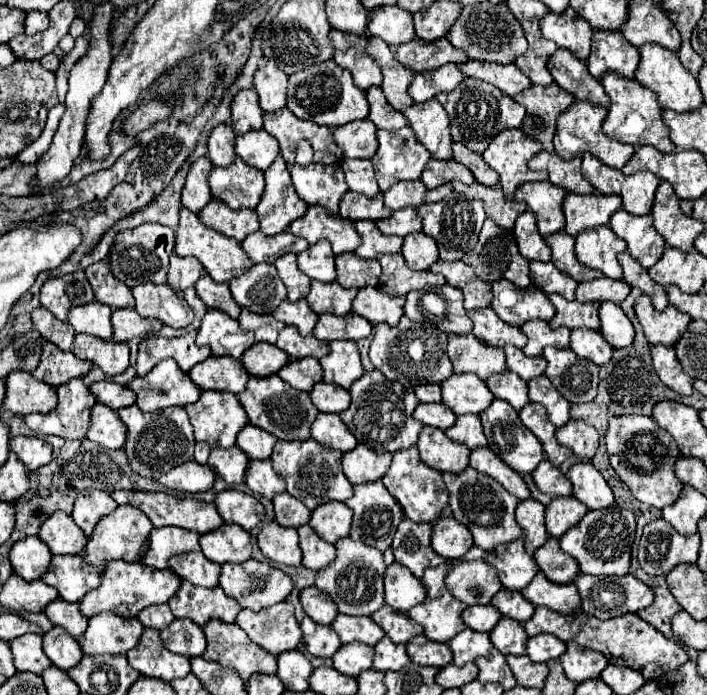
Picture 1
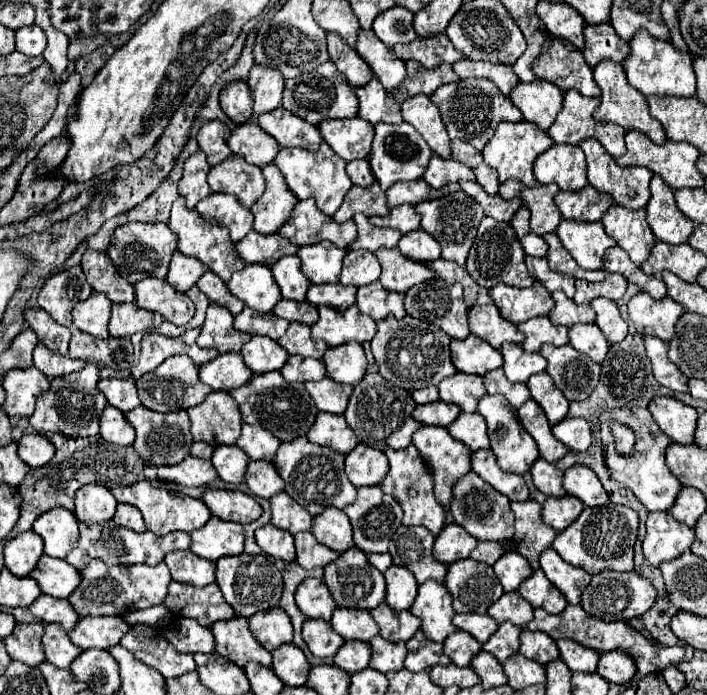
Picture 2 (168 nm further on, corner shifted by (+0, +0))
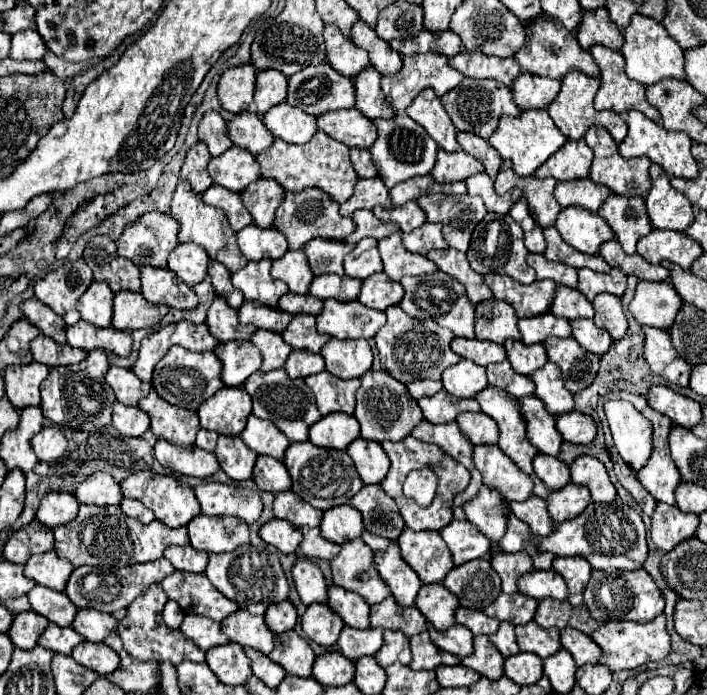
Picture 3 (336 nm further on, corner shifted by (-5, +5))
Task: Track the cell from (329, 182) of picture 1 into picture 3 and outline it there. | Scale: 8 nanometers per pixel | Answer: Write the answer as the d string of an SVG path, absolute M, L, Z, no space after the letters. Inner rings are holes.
M320 130L312 136L310 142L306 142L302 146L288 144L288 142L276 138L270 148L266 148L264 152L260 152L260 156L256 156L256 162L260 164L262 178L276 180L284 190L298 192L308 186L316 186L316 188L328 192L332 196L332 200L338 204L346 202L352 196L352 190L358 182L358 176L350 164L348 146L340 144L338 140L330 138L328 134L324 134Z

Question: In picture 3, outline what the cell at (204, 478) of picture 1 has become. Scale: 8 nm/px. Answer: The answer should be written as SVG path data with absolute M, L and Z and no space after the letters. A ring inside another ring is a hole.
M160 438L158 444L154 446L154 454L162 466L166 466L174 472L186 474L186 476L208 478L220 470L216 456L212 452L200 450L198 446L180 448L180 446L172 446L172 442L164 442Z

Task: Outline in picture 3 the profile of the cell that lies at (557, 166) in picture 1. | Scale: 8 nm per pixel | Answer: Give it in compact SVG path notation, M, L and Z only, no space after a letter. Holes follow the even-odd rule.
M568 140L540 170L536 170L536 178L556 178L556 180L574 180L586 178L592 164L592 150L584 140Z

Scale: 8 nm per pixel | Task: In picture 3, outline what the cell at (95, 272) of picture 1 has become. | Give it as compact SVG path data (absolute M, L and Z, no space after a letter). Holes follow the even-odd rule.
M94 236L84 248L84 262L94 272L94 280L106 282L112 292L140 290L140 270L136 264L118 256L110 236Z

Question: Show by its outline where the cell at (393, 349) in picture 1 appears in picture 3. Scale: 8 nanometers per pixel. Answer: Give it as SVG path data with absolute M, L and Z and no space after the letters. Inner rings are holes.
M390 306L384 310L384 314L386 314L386 326L374 338L376 348L384 370L402 384L424 378L440 380L444 368L460 362L460 356L456 356L450 350L450 340L454 338L454 334L448 328L442 328L430 320L412 318L400 306Z

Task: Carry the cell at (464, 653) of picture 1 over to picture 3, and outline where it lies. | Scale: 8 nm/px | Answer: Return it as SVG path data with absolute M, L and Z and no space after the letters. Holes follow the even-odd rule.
M428 622L428 634L432 636L432 642L446 652L452 652L460 658L472 654L472 632L460 624L452 624L448 630L440 632L440 630L432 630L432 624Z

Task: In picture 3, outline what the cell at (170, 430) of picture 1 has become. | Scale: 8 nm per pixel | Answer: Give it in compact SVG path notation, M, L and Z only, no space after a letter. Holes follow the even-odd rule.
M154 388L150 390L150 394L146 398L140 400L138 406L144 412L148 412L148 416L152 418L150 428L158 438L164 438L180 448L194 444L196 434L200 430L196 412L184 410L184 408L178 408L178 406L172 406L172 404L160 400L160 396L156 394Z

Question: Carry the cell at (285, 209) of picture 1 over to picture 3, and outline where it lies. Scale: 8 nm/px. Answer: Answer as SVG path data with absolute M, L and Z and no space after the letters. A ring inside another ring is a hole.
M258 178L246 190L240 192L244 206L260 228L270 228L274 224L274 212L284 198L284 188L274 180Z

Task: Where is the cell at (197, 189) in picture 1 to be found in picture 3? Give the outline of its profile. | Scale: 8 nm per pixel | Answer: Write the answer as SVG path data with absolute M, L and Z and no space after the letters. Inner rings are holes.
M204 142L194 144L186 152L186 158L184 158L184 164L182 164L182 170L180 170L180 178L188 180L196 194L204 194L212 186L212 178L206 170L208 162L210 162L210 152L204 146Z

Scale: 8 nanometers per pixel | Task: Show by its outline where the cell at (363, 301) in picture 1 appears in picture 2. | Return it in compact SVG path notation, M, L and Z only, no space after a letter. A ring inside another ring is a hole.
M377 283L359 287L357 291L357 307L361 313L373 317L375 321L387 319L387 317L395 317L395 319L403 319L405 317L405 307L403 307L403 293L393 293L393 291L385 291L383 287L379 287Z

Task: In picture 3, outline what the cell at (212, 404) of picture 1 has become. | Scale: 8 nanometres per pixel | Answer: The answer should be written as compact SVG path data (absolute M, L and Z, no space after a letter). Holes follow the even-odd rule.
M222 388L198 408L200 426L224 436L238 436L252 412L252 400L244 388Z

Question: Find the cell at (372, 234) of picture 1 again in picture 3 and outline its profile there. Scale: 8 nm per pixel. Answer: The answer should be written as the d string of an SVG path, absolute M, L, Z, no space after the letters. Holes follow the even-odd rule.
M356 210L354 216L352 216L352 220L356 224L356 230L354 230L354 234L350 234L346 238L350 244L356 244L356 242L360 242L366 236L376 238L376 240L382 240L384 236L390 236L392 232L398 230L396 224L384 224L384 222L380 222L372 214L372 210Z

